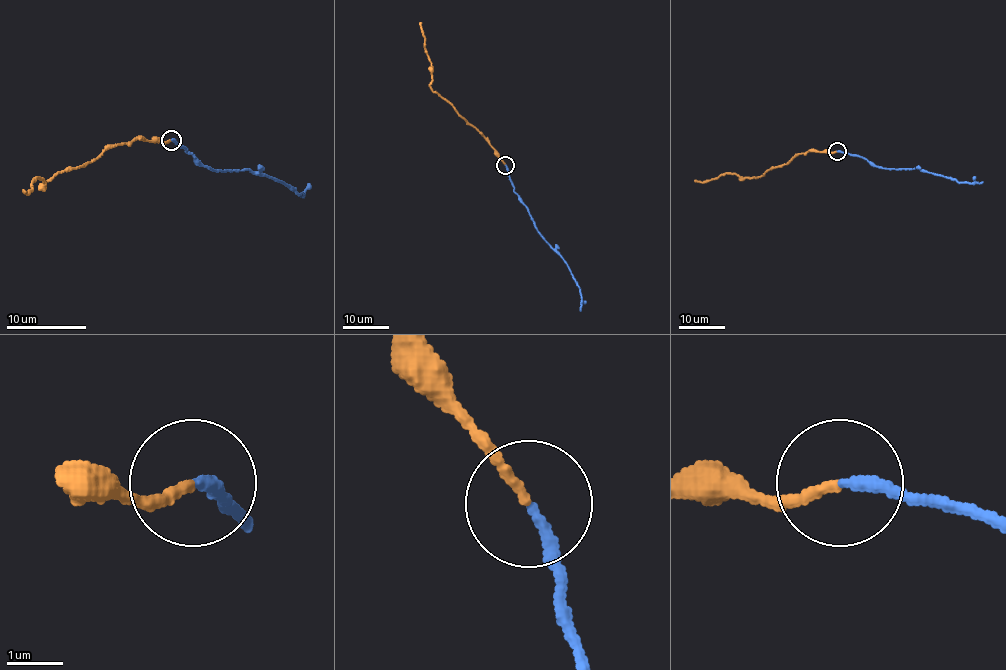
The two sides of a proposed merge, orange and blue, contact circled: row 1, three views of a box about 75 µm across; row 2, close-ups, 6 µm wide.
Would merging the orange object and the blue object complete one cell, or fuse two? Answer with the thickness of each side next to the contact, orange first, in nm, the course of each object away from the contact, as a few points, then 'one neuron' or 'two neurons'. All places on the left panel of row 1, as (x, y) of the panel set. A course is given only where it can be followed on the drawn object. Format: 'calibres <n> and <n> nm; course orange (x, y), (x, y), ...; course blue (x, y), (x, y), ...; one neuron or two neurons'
calibres 160 and 190 nm; course orange (171, 139), (108, 145), (92, 161), (58, 171), (44, 185), (36, 179), (28, 193), (22, 189); course blue (171, 139), (209, 169), (251, 169), (281, 181), (301, 193); two neurons

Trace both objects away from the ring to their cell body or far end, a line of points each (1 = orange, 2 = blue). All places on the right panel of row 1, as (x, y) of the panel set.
1: (837, 151), (796, 154), (786, 163), (768, 169), (758, 177), (724, 174), (705, 182), (694, 179)
2: (837, 151), (862, 156), (877, 167), (919, 168), (958, 182), (982, 182)

